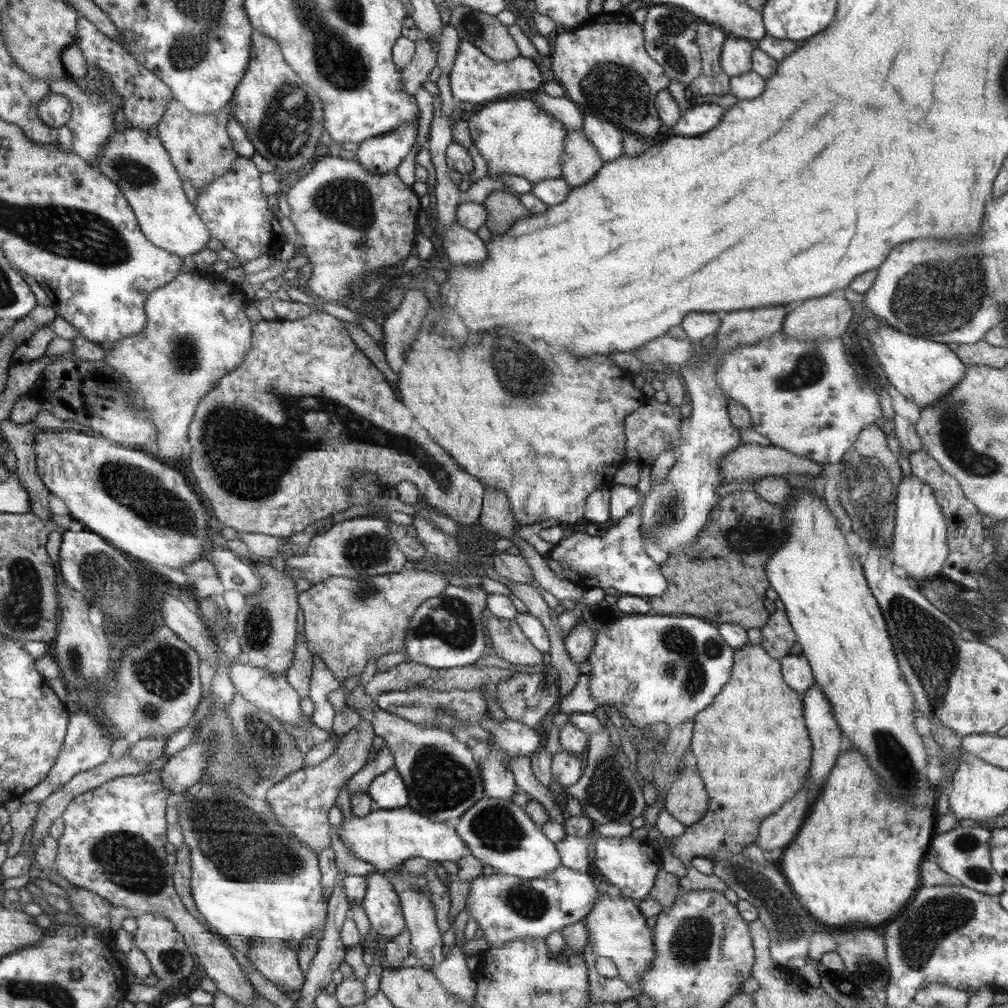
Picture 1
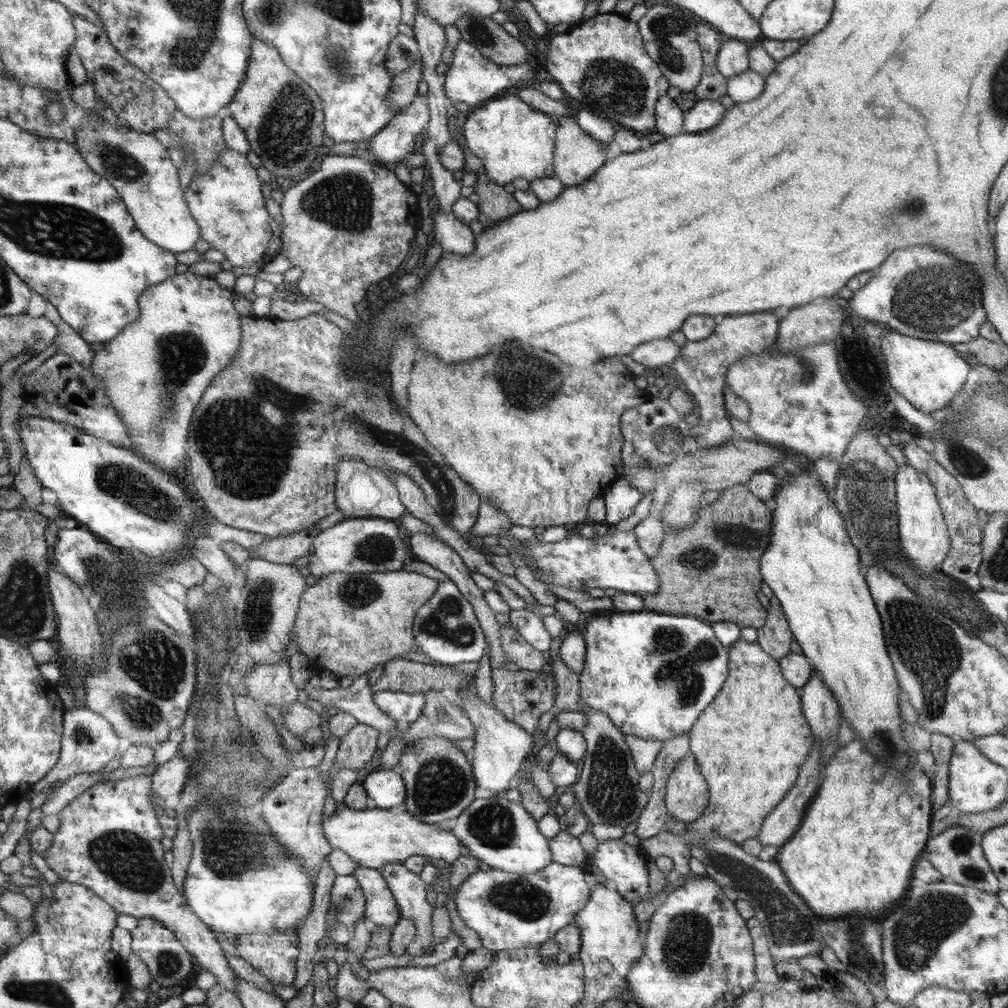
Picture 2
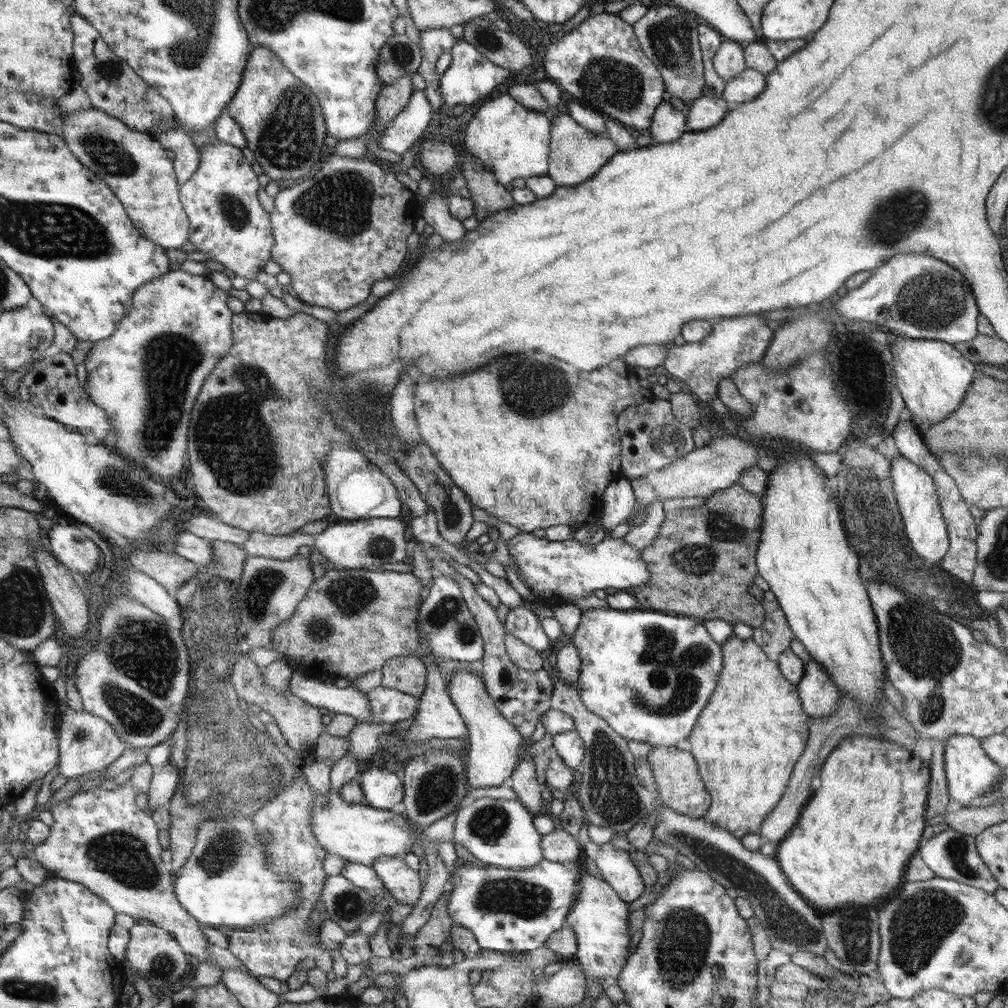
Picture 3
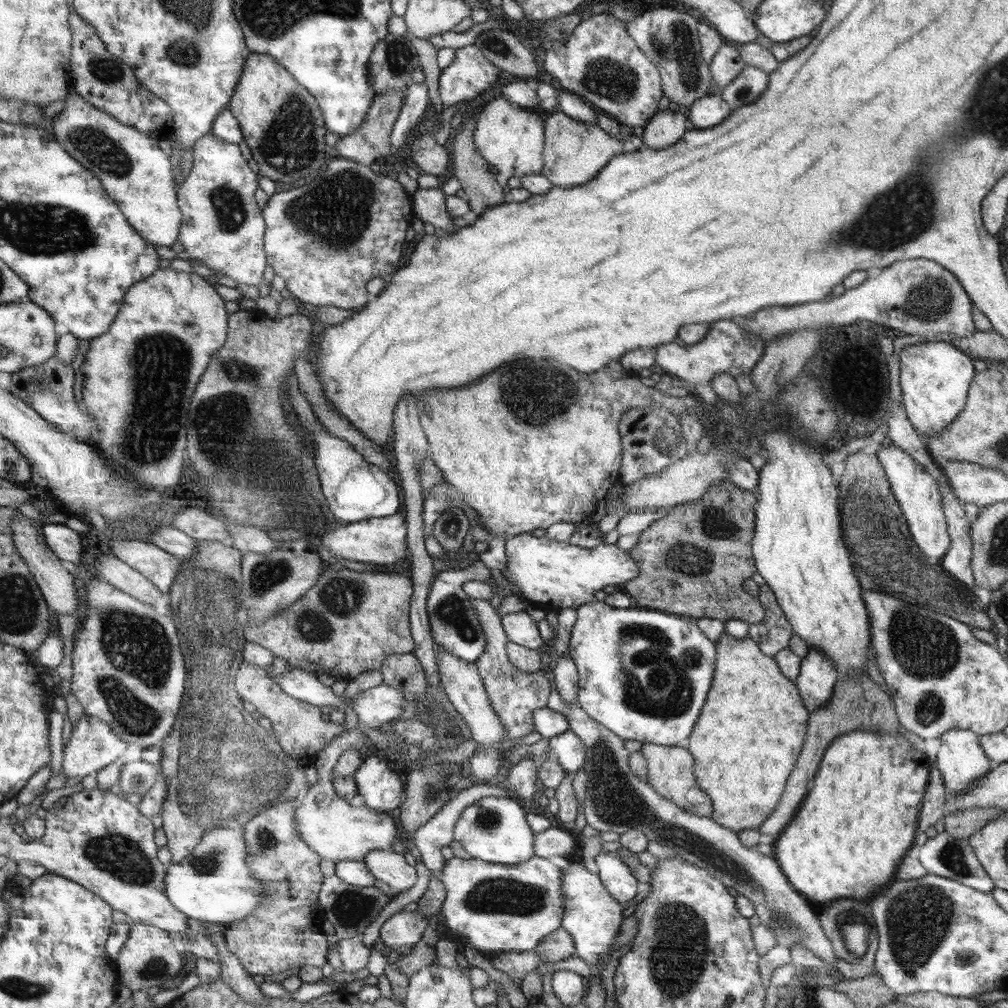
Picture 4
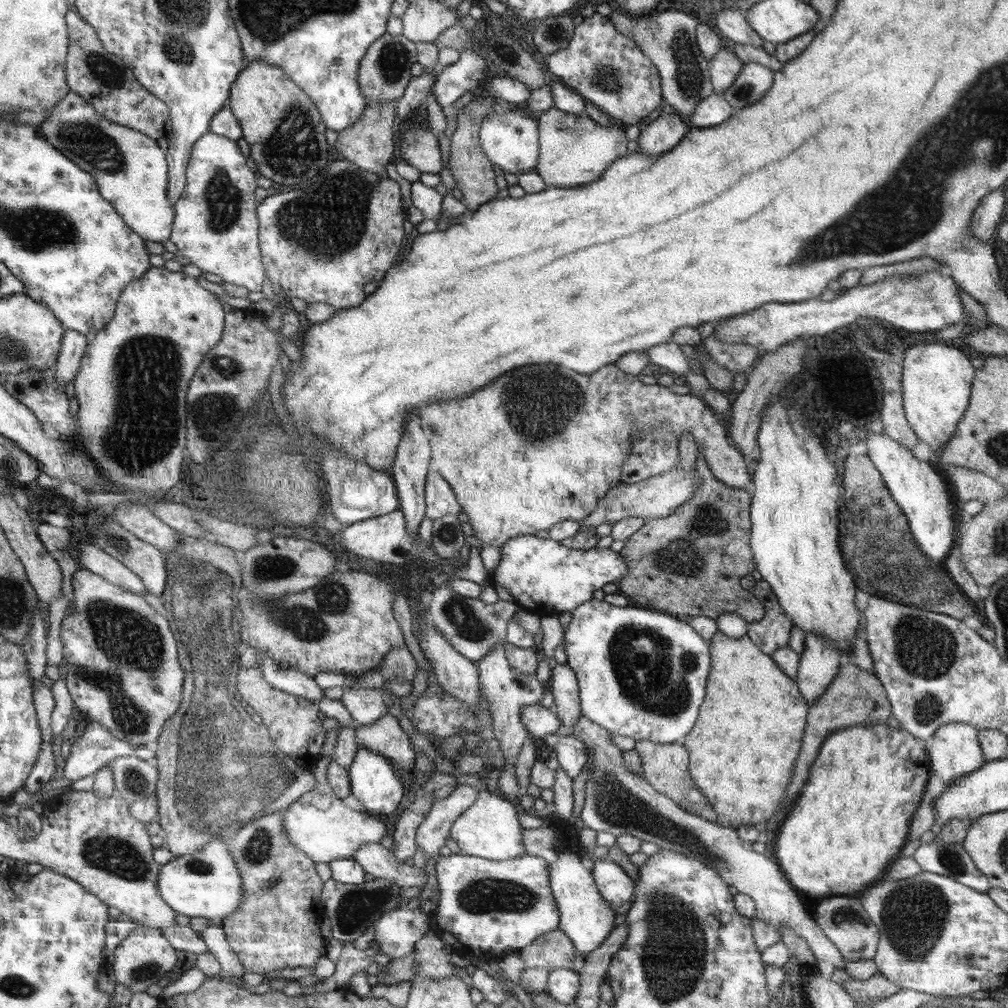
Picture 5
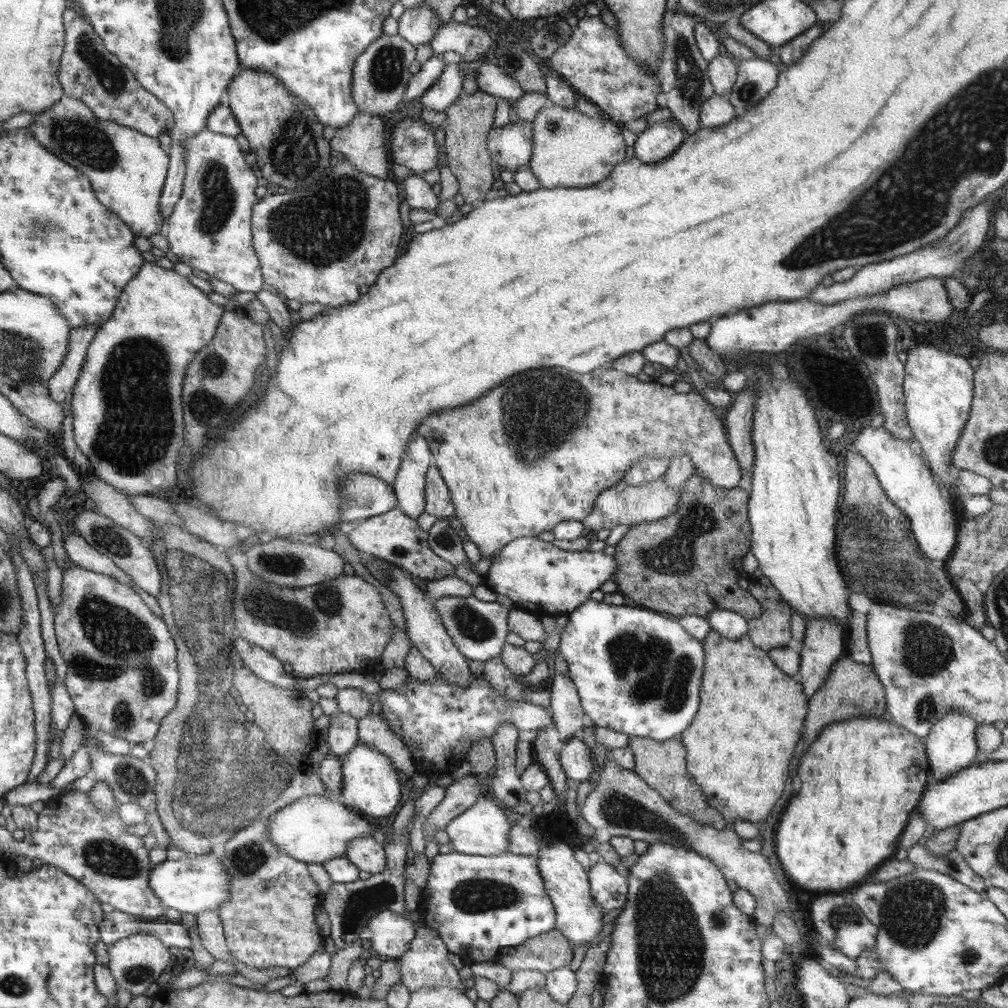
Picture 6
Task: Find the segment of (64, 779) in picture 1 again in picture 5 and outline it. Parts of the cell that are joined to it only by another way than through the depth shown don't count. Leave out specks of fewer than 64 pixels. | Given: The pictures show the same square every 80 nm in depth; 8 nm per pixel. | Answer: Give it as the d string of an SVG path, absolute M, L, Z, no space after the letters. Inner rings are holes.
M89 721L80 734L76 734L70 755L65 760L63 777L76 781L99 771L107 762L125 757L132 752L132 745L116 738L101 724Z

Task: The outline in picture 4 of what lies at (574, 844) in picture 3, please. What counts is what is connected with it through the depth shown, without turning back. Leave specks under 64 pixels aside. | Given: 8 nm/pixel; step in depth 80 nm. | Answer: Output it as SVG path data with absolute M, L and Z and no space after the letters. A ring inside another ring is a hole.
M551 826L544 832L533 834L533 847L536 856L547 859L552 856L563 856L568 859L576 847L576 840L566 828Z

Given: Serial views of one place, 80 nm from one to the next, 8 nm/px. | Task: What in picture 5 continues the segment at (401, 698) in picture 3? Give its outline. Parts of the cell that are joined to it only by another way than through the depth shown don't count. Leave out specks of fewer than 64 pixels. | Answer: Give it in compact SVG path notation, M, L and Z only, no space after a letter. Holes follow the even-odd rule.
M384 686L382 691L352 688L352 690L345 690L339 699L358 725L370 724L388 714L391 701L386 697L384 690L387 690Z

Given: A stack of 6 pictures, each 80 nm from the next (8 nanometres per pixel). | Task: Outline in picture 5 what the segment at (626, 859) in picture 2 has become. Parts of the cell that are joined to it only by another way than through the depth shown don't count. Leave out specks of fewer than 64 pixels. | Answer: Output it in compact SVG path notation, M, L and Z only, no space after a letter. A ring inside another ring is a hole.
M596 859L591 865L598 890L606 902L616 908L626 904L632 898L636 882L624 872L621 866L609 859Z

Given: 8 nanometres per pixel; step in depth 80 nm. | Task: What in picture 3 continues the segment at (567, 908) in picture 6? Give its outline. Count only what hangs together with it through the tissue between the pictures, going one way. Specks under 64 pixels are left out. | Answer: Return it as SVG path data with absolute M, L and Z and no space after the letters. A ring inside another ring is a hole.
M581 872L577 899L565 922L574 931L577 942L574 958L578 958L583 966L589 982L589 995L594 1001L600 993L605 992L600 978L618 977L632 954L628 951L632 937L629 931L628 906L629 903L622 899L603 877L597 878L587 872Z

